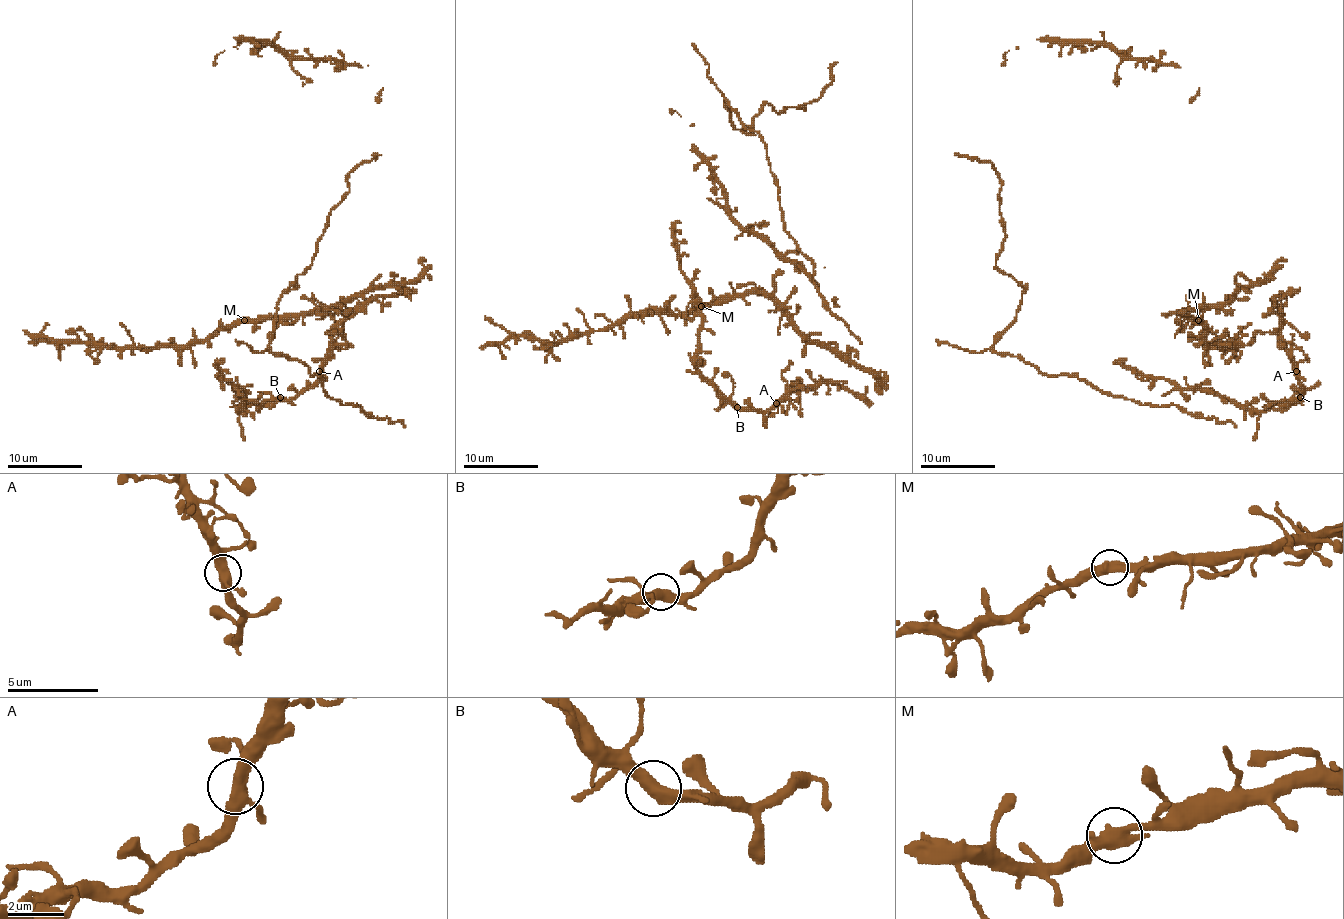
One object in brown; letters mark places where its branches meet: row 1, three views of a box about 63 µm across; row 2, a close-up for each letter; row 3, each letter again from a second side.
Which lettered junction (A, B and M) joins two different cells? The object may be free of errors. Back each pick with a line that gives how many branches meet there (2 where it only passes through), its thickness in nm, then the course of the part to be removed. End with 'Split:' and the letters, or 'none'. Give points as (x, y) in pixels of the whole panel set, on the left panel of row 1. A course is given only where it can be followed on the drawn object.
Split: none

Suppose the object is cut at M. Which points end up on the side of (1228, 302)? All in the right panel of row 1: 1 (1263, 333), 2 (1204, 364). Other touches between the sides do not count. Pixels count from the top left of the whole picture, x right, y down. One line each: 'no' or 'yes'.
1: yes
2: no

